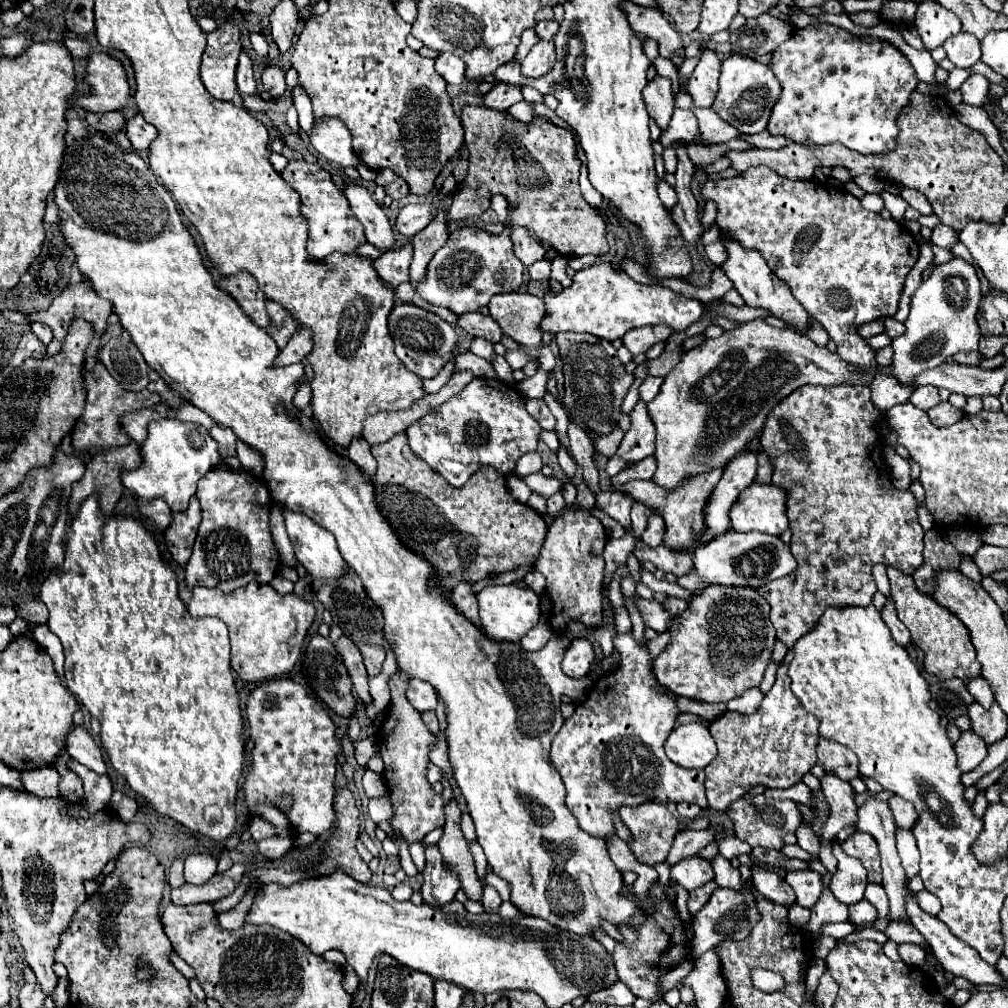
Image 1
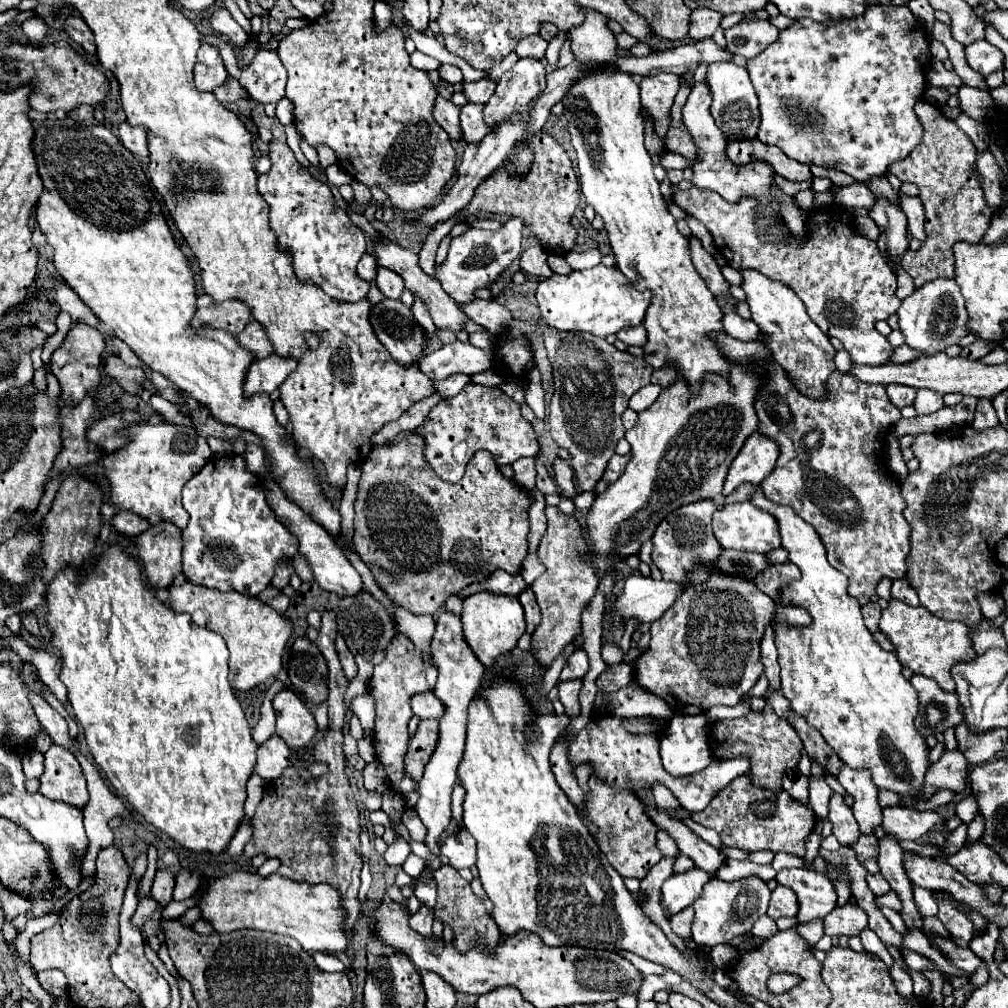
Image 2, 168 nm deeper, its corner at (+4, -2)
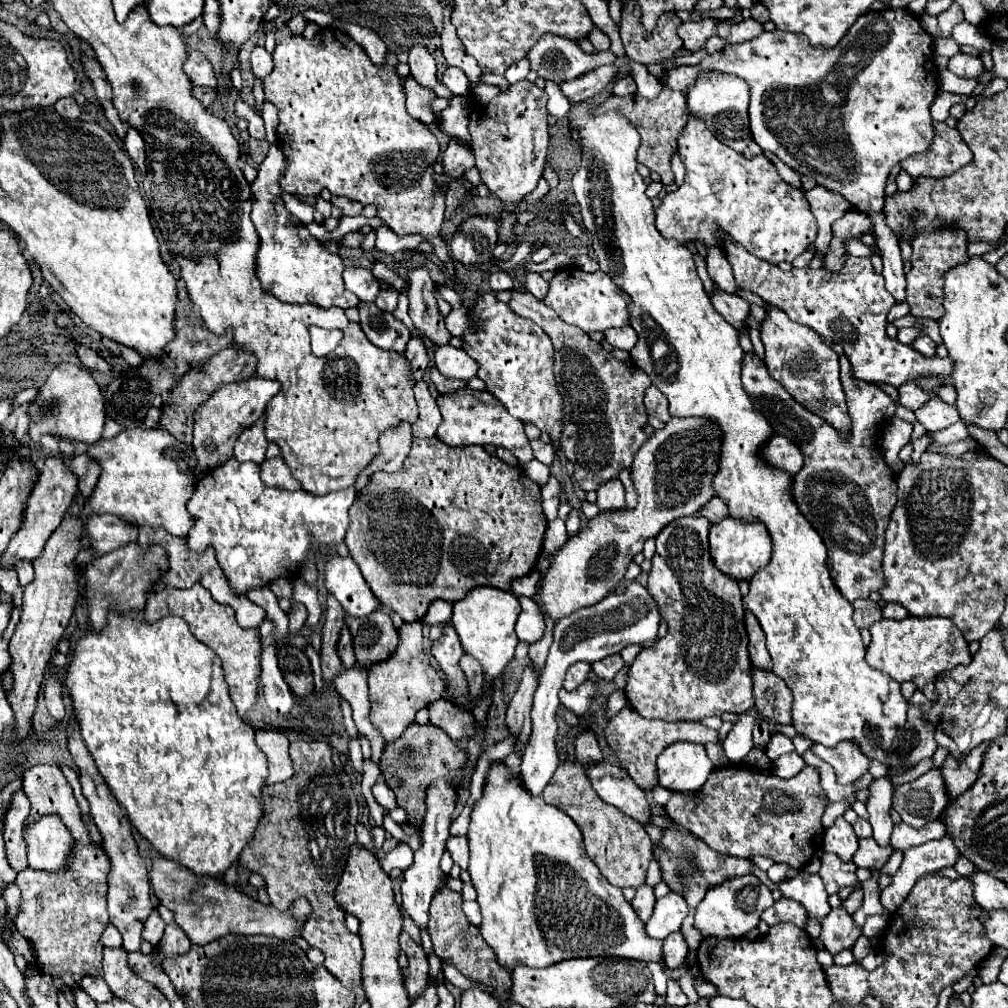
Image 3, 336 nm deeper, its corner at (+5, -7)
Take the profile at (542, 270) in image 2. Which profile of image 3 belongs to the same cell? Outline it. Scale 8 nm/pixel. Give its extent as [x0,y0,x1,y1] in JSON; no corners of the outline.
[526,273,548,299]

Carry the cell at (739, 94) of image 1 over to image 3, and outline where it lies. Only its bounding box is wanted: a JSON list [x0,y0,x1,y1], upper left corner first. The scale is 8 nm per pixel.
[688,73,752,153]

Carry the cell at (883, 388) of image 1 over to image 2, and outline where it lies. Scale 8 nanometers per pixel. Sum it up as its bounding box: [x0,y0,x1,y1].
[887,384,917,408]

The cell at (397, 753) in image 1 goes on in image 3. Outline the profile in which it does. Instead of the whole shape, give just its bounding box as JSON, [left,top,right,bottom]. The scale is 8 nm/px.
[368,623,444,741]

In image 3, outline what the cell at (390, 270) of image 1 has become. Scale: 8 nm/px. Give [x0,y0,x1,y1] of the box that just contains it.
[376,287,398,311]

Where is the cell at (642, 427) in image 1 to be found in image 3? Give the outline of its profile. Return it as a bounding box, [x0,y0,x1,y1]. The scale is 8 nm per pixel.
[596,479,624,511]

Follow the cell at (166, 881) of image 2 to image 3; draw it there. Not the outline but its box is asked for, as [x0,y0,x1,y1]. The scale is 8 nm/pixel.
[142,909,164,945]

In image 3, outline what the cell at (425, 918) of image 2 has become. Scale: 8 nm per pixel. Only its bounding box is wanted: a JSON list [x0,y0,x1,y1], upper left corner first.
[400,933,428,997]

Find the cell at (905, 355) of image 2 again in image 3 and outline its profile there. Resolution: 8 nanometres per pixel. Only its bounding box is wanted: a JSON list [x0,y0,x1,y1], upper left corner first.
[912,335,936,357]

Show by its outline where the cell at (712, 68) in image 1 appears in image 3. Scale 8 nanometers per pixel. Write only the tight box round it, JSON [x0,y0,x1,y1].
[656,117,818,265]

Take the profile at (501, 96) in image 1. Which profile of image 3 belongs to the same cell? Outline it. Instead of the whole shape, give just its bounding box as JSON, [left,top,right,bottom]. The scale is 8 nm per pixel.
[444,137,474,177]

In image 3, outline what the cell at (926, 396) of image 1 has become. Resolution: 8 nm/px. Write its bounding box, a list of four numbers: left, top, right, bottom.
[914,397,960,431]

